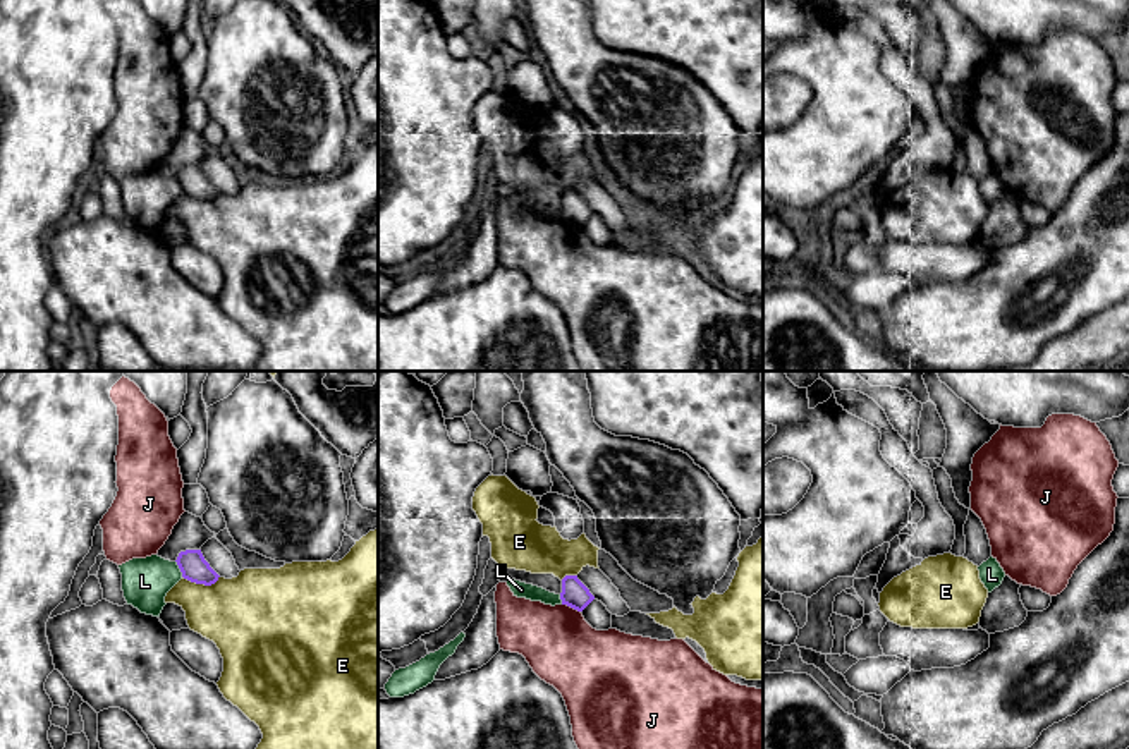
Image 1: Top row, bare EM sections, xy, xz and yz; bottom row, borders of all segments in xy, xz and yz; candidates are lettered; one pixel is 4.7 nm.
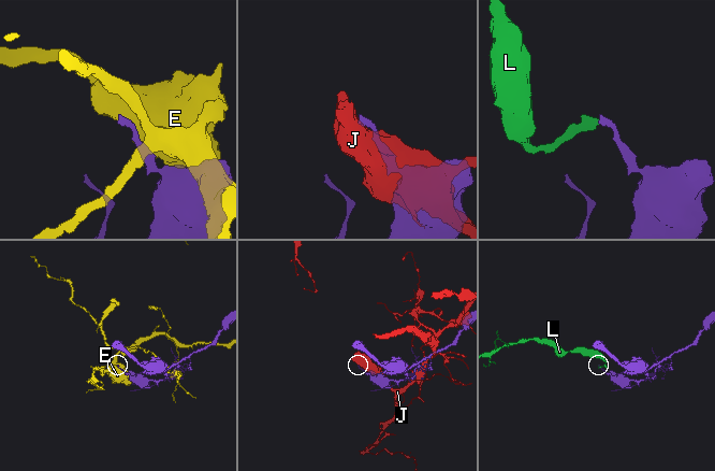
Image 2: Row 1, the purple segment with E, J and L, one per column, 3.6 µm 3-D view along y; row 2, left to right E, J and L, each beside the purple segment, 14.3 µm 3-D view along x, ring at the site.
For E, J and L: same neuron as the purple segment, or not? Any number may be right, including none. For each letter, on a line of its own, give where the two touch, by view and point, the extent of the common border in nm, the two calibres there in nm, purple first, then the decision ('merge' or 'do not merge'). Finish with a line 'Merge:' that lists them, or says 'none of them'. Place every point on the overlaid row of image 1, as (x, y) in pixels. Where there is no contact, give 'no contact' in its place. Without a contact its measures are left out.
E: meets purple in xy at (201, 583); contact 180 nm long; 130 nm thick on the purple side, 360 nm on the other; do not merge
J: meets purple in xz at (571, 607); contact 100 nm long; 120 nm thick on the purple side, 340 nm on the other; do not merge
L: meets purple in xy at (179, 567); contact 90 nm long; 130 nm thick on the purple side, 220 nm on the other; do not merge
Merge: none of them

